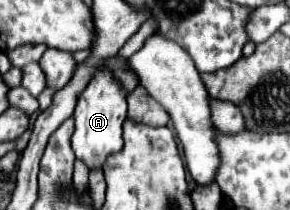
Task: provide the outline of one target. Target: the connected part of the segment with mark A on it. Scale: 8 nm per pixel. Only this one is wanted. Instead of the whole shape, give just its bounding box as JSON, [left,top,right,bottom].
[71,71,127,171]

